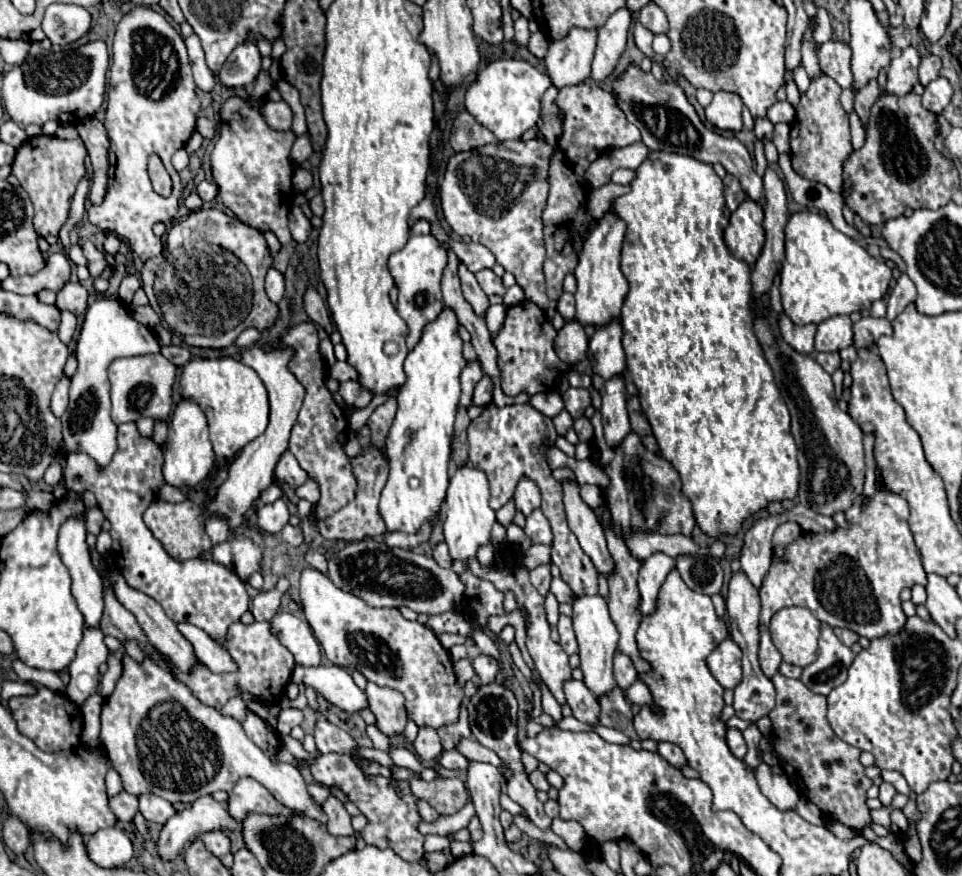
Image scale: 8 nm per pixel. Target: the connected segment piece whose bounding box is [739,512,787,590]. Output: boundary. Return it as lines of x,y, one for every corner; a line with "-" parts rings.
787,512
781,516
769,516
757,520
745,534
743,552
741,552
741,570
747,574
749,582
759,590
773,560
771,536
779,524
787,522

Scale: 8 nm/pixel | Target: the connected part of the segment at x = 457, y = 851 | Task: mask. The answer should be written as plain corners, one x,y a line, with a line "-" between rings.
449,834
449,840
451,840
451,854
453,854
455,858
461,858
461,856
467,856
467,854
473,852
469,842
455,842
451,834

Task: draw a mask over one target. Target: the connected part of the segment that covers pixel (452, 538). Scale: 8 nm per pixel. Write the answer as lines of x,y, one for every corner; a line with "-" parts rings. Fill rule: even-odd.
471,464
459,466
453,478
449,480
447,498
443,504
443,532
445,532
445,542
449,546
449,554
455,560
467,562
469,556
475,556
481,544
489,542
493,522
495,522
495,512
489,506
489,480
485,472
473,468

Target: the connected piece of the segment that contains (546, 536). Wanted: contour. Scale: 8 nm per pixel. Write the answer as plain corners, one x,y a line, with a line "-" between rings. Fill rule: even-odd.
539,508
533,510
531,516
527,516
527,524
523,530
535,544
551,544
551,540
553,540
549,520
545,518
545,514

